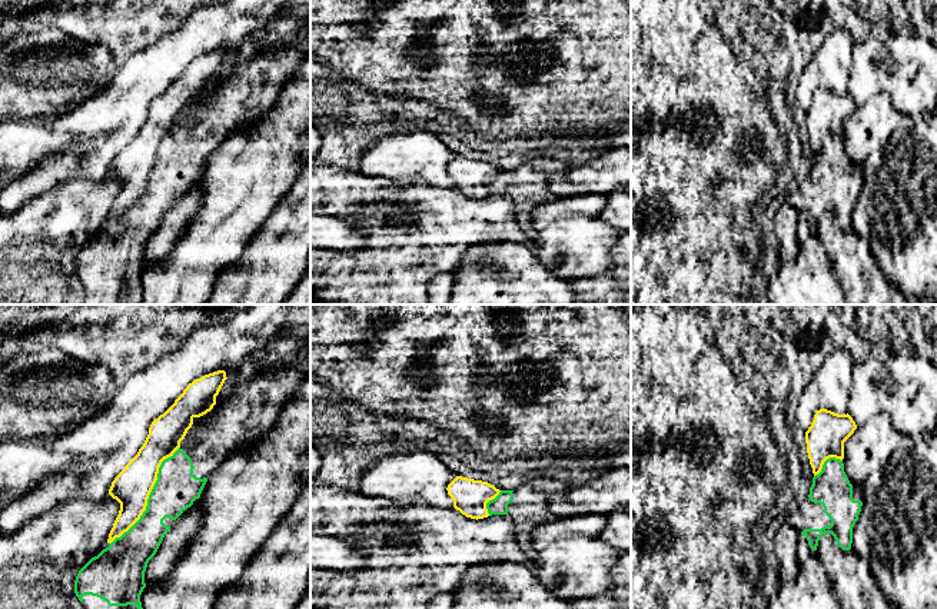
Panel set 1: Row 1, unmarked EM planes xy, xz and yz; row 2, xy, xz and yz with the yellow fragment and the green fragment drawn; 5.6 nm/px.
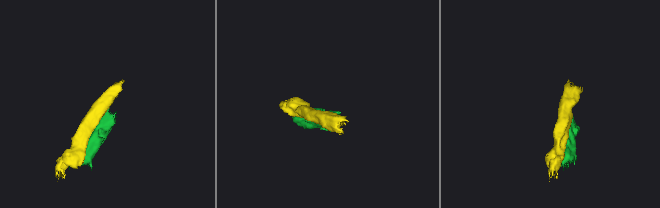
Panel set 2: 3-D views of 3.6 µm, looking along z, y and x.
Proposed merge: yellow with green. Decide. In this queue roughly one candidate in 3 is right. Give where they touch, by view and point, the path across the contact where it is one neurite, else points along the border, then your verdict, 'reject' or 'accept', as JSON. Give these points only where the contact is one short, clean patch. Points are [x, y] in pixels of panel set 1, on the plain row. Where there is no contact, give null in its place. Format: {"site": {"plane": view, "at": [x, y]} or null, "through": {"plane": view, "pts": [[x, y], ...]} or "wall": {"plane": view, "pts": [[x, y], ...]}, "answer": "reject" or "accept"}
{"site": {"plane": "xy", "at": [148, 176]}, "answer": "reject"}

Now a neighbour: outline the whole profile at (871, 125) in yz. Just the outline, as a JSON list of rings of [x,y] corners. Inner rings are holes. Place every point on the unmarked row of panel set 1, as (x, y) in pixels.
[[[887,93],[868,99],[844,122],[844,152],[853,167],[864,164],[896,130],[914,123],[916,119],[896,110]]]

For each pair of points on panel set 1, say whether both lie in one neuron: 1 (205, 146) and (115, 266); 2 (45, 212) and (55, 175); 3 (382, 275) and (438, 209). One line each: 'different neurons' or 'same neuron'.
1: same neuron
2: different neurons
3: same neuron

